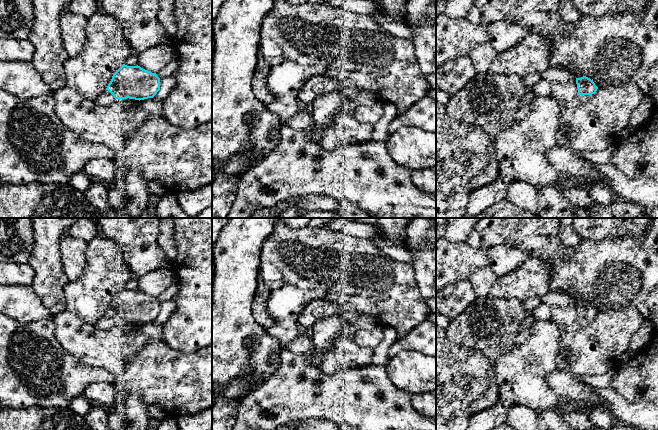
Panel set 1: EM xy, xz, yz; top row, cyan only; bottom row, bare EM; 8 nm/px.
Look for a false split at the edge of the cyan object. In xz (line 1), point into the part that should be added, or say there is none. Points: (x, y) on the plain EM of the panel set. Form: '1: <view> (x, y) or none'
1: none

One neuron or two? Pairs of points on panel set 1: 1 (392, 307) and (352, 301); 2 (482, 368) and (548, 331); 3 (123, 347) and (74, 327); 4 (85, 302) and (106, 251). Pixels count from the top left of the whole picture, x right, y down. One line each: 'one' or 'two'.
1: one
2: two
3: one
4: one

